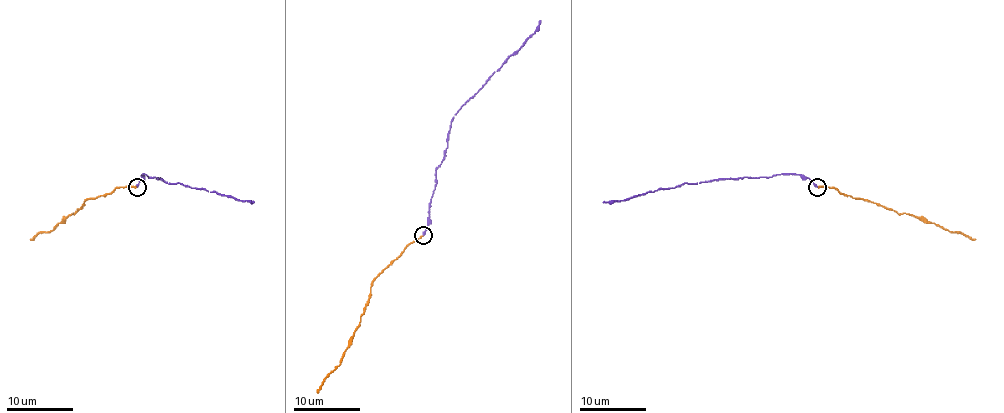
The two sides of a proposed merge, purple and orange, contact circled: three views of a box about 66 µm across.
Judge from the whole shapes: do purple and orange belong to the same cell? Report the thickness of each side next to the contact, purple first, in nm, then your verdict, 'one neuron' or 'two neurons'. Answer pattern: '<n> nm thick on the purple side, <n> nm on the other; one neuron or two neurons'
220 nm thick on the purple side, 190 nm on the other; one neuron

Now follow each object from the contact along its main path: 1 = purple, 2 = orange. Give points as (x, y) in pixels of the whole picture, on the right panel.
1: (817, 186), (809, 178), (790, 173), (701, 181), (658, 188), (619, 201), (603, 201)
2: (819, 186), (829, 186), (898, 213), (909, 213), (975, 240)

